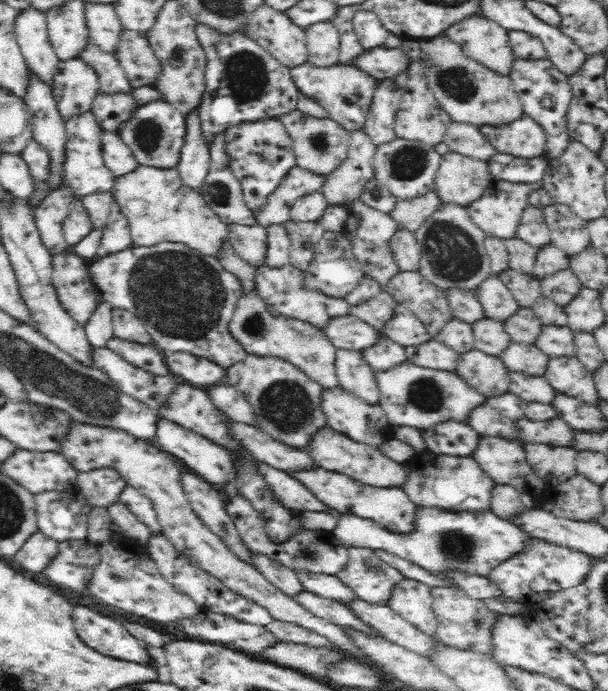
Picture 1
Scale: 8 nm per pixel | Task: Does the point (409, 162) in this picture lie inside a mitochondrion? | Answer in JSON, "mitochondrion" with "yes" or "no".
{"mitochondrion":"yes"}

